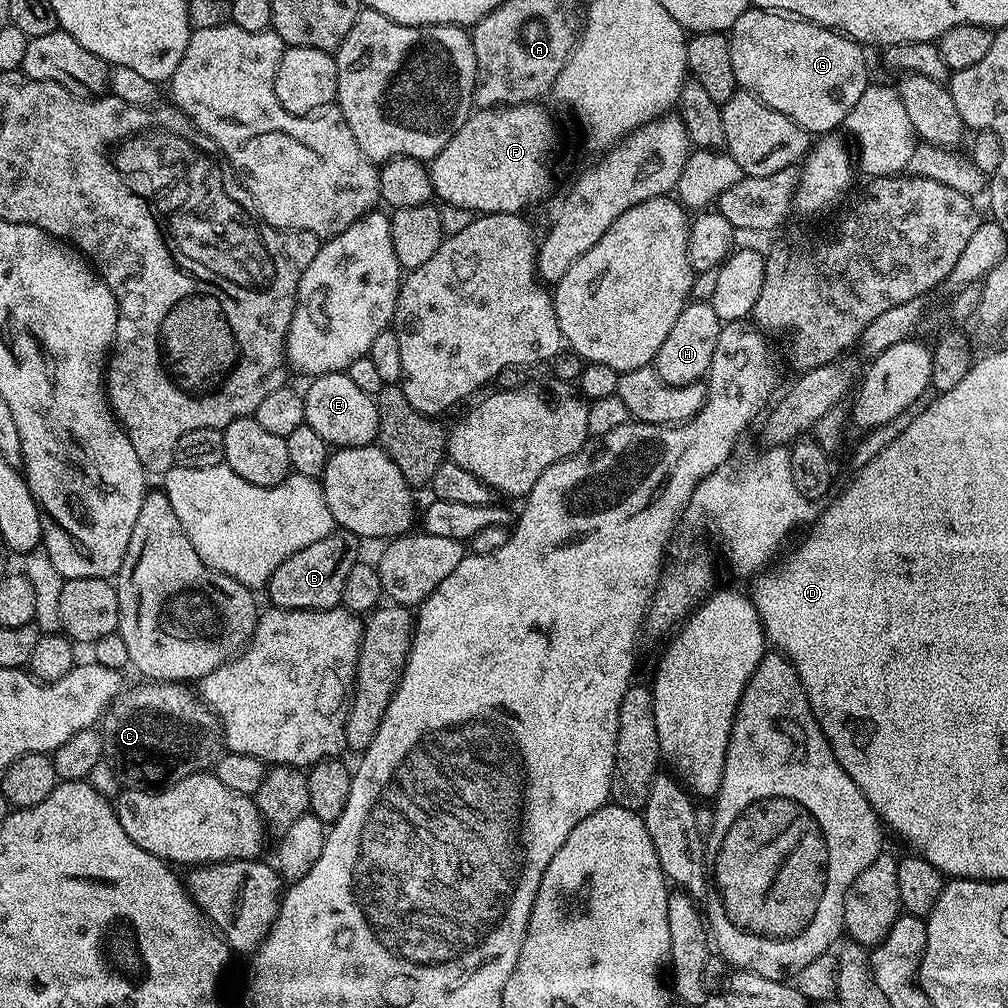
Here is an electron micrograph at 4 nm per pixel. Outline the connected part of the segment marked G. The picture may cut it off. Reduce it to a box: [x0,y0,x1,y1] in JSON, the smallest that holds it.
[728,6,870,134]

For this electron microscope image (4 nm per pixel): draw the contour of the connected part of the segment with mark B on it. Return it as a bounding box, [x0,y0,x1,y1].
[266,530,360,610]

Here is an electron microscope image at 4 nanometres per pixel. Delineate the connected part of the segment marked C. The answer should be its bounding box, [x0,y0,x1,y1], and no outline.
[104,682,225,788]

